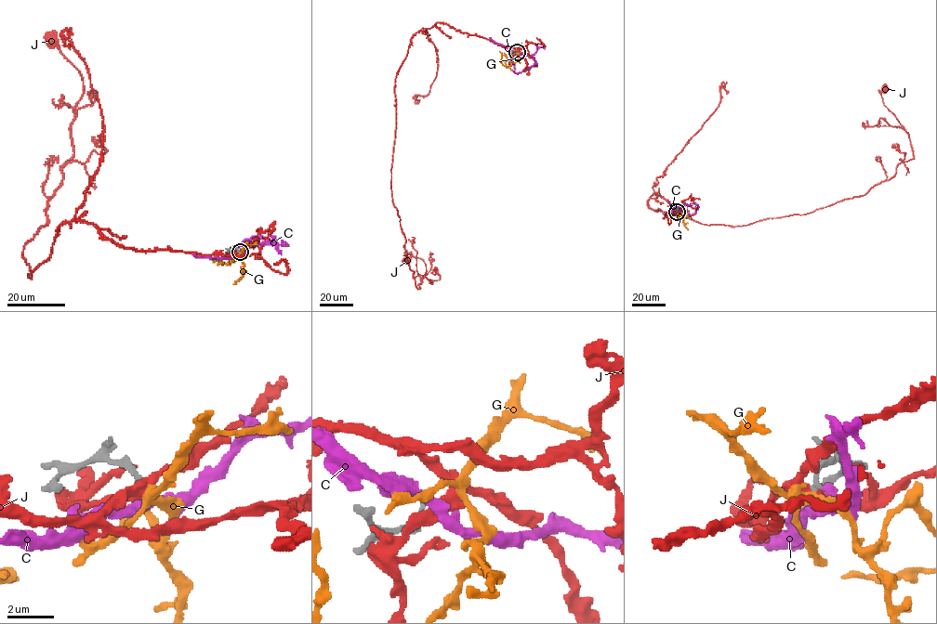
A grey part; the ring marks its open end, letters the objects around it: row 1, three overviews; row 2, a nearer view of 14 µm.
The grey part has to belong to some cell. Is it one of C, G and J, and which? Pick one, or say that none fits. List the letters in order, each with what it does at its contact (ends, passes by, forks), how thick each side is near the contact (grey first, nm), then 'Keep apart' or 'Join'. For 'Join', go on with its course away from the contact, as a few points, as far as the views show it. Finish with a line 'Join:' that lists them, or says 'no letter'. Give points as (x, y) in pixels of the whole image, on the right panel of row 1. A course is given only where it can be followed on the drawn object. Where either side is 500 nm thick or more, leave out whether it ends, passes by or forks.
C: It passes by. Thickness 320 nm (grey) against 300 nm. Keep apart
G: It forks there. Thickness 280 nm (grey) against 260 nm. Join. Its course: (677, 212), (691, 217), (676, 214)
J: It forks there. Thickness 320 nm (grey) against 400 nm. Keep apart
Join: G

